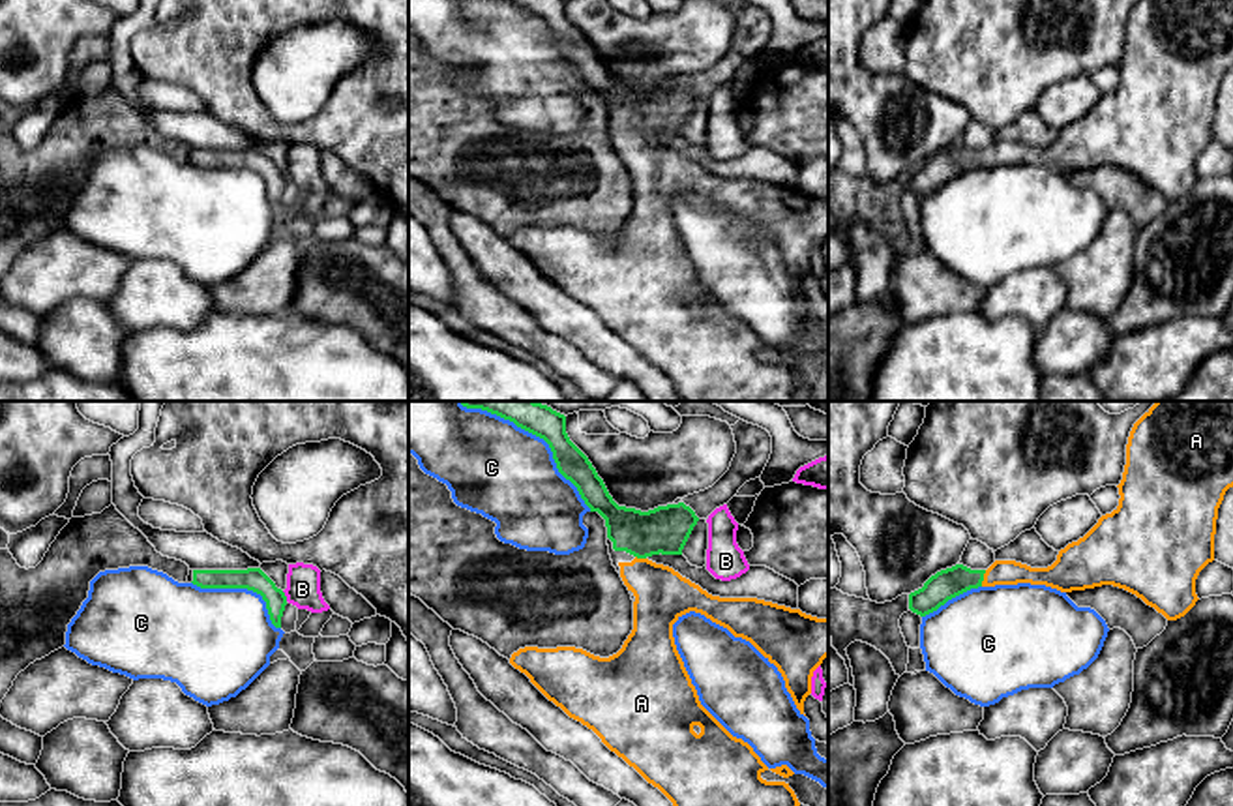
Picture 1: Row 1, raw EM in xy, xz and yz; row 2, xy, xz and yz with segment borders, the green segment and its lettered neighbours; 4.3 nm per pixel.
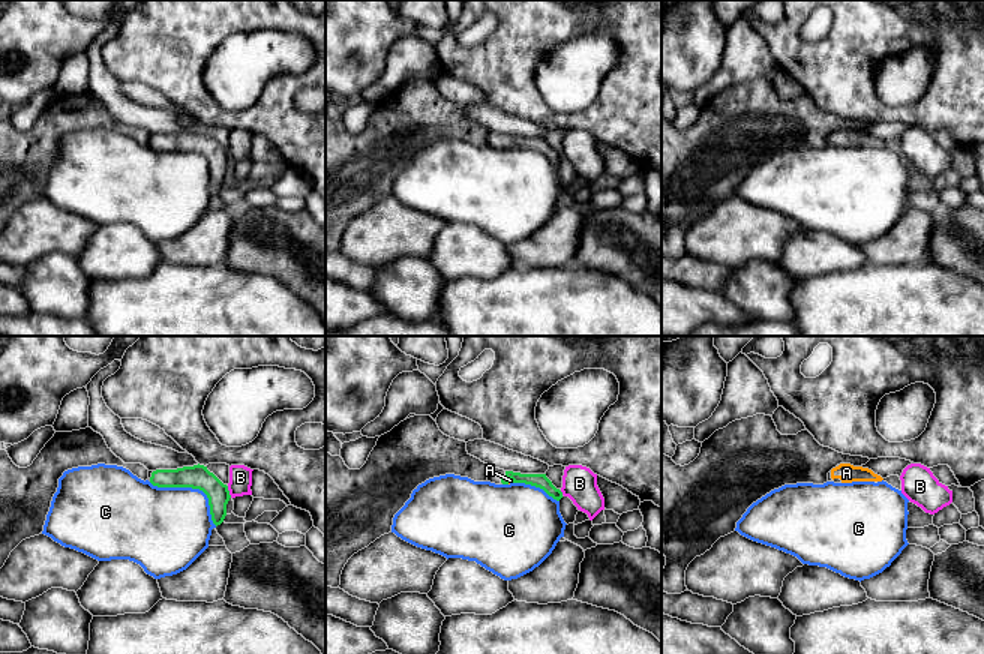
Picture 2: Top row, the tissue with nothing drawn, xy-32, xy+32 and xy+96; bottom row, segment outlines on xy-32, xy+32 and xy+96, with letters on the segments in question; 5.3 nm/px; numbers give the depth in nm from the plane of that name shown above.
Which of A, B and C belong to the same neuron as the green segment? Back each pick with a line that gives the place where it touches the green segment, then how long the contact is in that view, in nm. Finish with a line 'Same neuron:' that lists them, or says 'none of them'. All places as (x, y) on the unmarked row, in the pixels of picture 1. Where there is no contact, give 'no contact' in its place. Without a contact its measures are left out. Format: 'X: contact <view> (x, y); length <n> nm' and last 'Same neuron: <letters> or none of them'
A: contact yz (982, 158); length 80 nm
Same neuron: A

